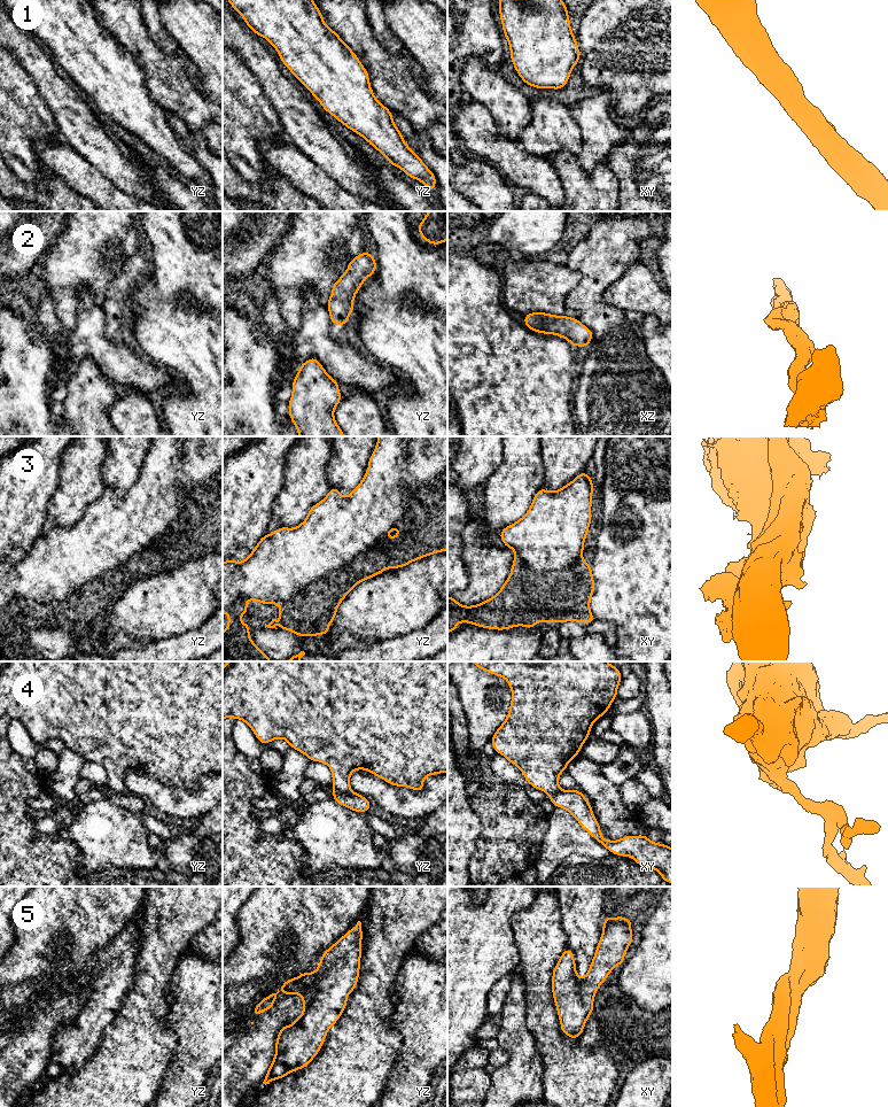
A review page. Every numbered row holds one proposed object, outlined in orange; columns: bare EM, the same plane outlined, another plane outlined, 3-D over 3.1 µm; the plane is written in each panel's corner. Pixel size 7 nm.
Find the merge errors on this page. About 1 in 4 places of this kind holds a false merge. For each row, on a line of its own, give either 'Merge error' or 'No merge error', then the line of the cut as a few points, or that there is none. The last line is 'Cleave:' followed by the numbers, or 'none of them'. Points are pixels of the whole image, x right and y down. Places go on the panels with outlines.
1: No merge error. No split
2: No merge error. No split
3: No merge error. No split
4: Merge error. Split along yz (335, 789), (342, 792), (351, 792)
5: No merge error. No split
Cleave: 4

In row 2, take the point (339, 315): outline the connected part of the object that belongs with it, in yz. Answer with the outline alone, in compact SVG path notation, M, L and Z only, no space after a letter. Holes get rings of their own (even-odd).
M363 251L353 257L344 274L334 282L327 302L330 320L334 325L346 325L353 311L353 300L366 278L376 271L373 254Z

